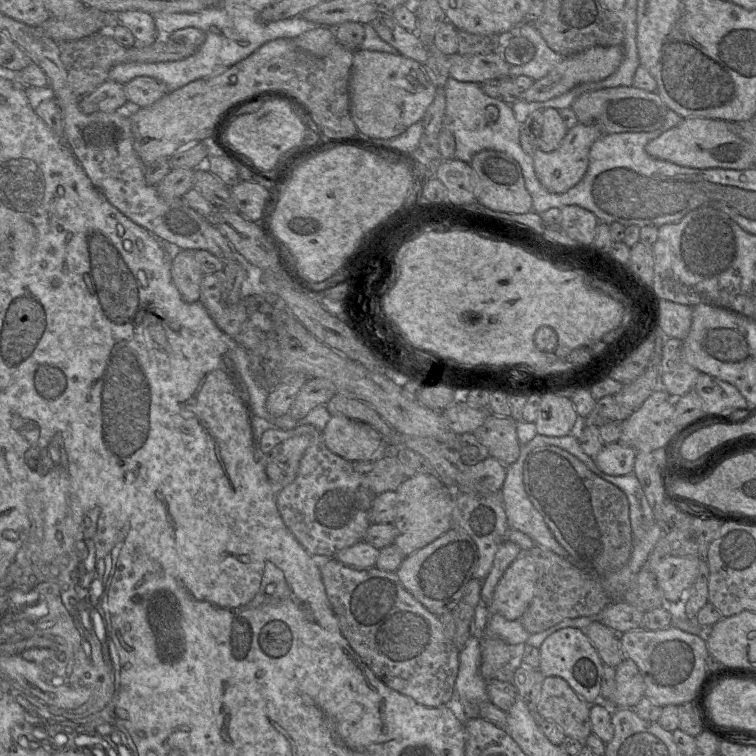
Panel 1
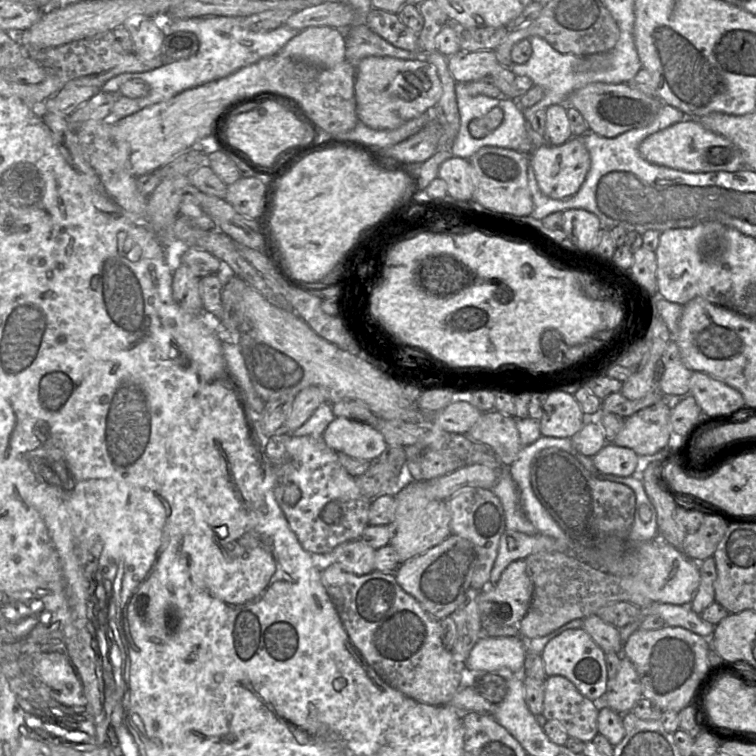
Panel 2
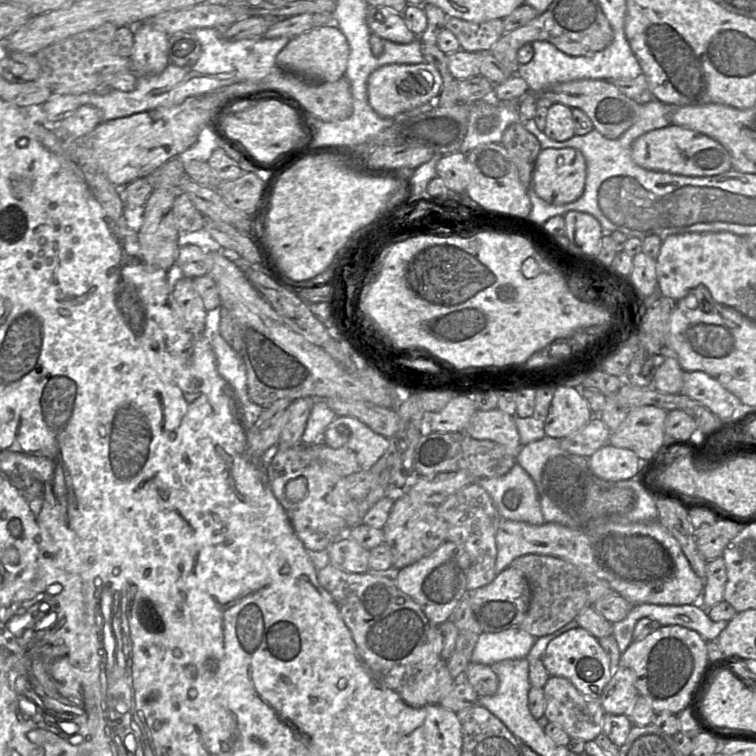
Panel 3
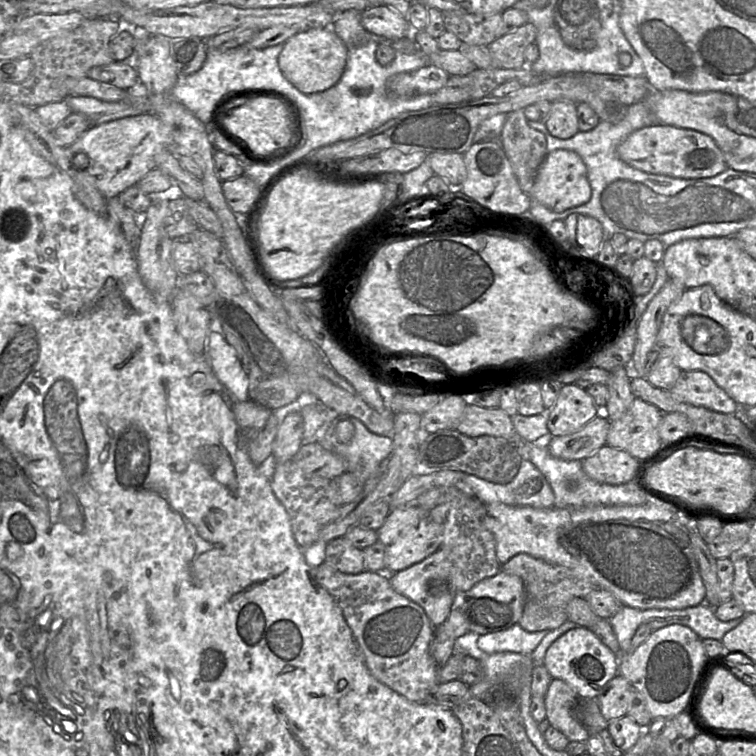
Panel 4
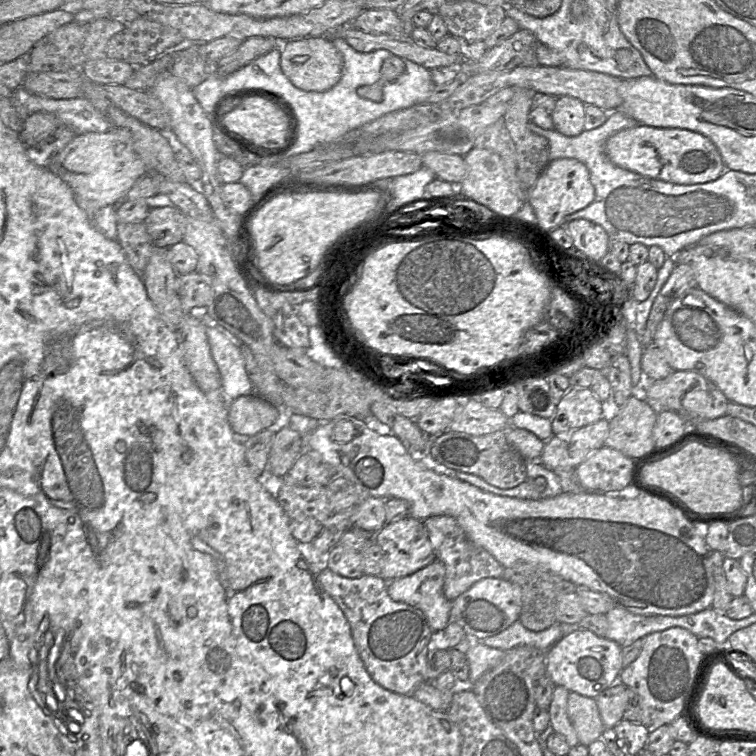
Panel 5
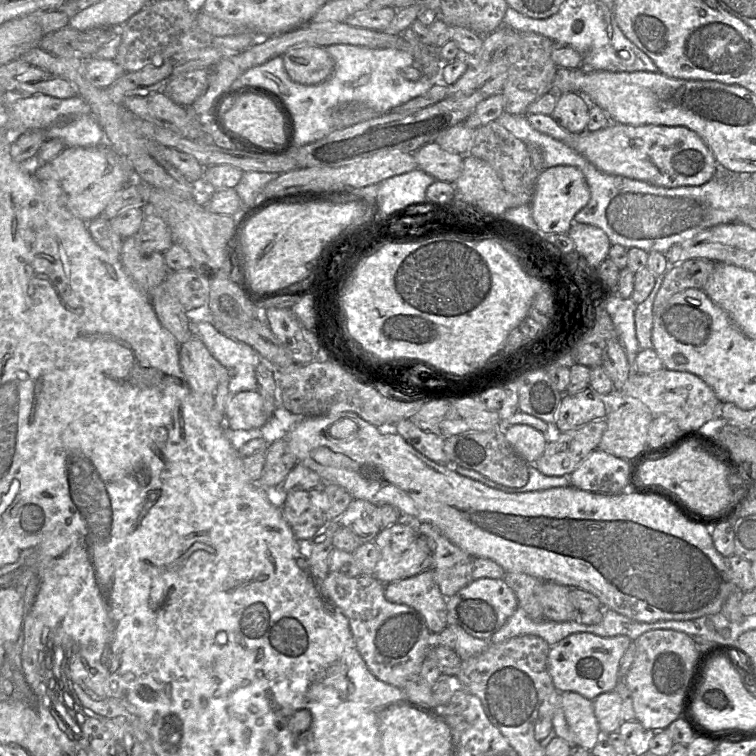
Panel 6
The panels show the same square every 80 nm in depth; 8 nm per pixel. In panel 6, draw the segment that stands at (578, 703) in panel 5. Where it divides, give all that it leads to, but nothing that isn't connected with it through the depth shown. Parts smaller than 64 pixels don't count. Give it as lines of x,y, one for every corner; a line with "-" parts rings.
563,692
561,707
576,744
591,751
603,737
595,716
593,701
577,692

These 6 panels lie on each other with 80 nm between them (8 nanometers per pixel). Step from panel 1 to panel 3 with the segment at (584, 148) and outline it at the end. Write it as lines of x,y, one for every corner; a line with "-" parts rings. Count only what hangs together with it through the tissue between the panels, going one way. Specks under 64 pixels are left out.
542,149
533,171
532,187
535,193
548,204
564,205
578,200
583,195
586,177
586,161
578,149

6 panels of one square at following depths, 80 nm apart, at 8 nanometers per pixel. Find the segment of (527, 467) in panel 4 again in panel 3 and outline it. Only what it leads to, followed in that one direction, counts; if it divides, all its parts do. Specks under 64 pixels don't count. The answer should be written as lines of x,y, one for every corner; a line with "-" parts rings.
518,463
503,476
479,479
475,483
489,493
501,519
537,526
545,523
537,487

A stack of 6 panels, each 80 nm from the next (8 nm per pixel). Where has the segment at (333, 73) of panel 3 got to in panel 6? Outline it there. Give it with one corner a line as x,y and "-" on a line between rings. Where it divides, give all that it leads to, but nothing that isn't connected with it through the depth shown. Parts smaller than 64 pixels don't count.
301,45
289,49
283,55
284,67
296,83
316,85
330,78
335,63
325,48

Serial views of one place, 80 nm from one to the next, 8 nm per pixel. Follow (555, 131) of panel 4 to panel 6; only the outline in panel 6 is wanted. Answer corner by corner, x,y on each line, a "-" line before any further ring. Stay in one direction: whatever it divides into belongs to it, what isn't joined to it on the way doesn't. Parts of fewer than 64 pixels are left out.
578,92
557,93
557,102
551,117
562,128
572,133
586,130
591,104

